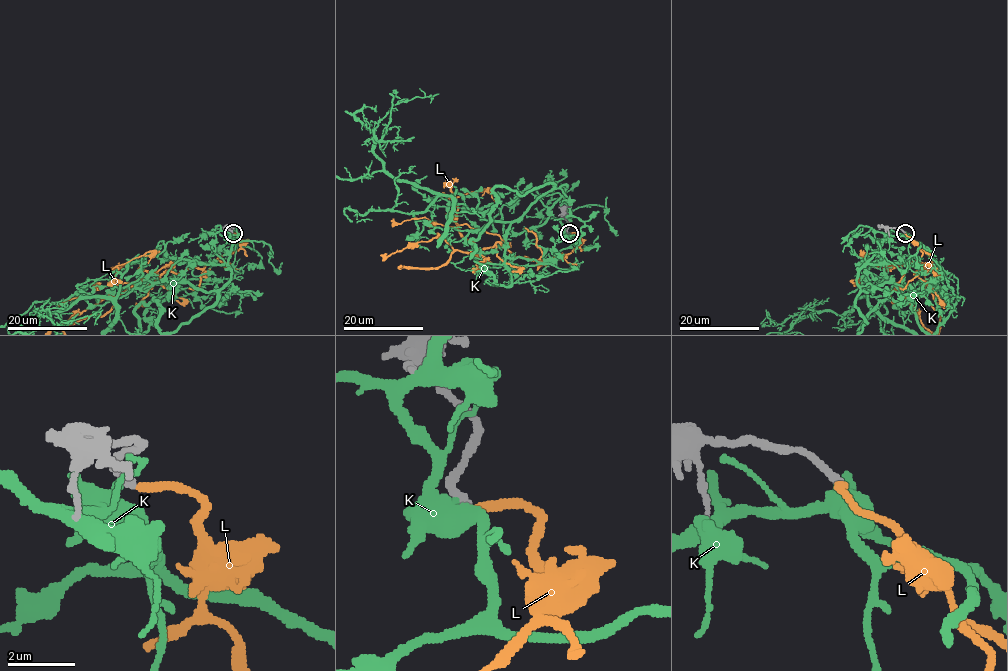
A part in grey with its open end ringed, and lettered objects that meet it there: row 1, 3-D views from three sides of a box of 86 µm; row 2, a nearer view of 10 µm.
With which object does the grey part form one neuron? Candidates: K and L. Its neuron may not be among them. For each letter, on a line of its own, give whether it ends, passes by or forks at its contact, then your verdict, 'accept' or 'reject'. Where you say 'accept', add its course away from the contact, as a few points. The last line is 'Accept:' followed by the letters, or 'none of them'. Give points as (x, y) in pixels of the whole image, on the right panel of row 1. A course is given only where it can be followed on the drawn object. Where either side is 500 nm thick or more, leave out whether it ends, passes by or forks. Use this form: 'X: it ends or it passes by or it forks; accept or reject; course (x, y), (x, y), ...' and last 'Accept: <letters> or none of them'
K: it ends; reject
L: it ends; accept
Accept: L

